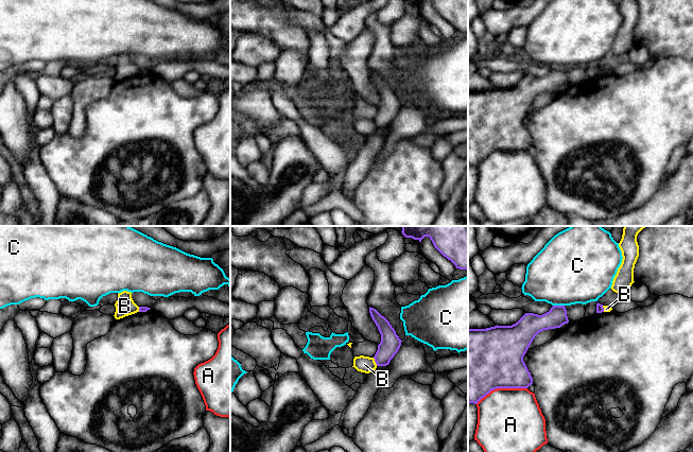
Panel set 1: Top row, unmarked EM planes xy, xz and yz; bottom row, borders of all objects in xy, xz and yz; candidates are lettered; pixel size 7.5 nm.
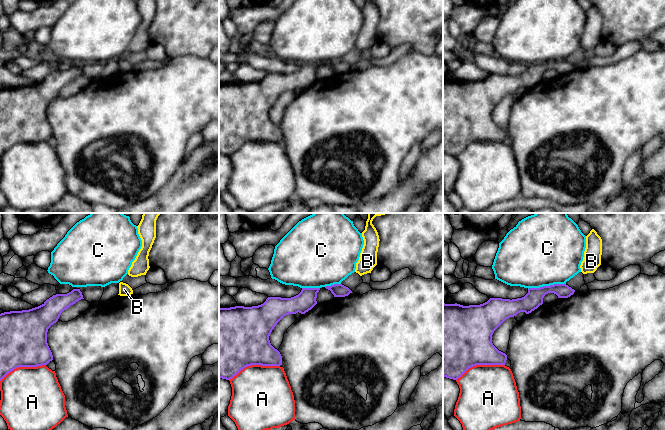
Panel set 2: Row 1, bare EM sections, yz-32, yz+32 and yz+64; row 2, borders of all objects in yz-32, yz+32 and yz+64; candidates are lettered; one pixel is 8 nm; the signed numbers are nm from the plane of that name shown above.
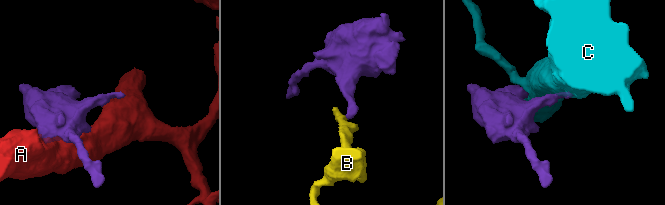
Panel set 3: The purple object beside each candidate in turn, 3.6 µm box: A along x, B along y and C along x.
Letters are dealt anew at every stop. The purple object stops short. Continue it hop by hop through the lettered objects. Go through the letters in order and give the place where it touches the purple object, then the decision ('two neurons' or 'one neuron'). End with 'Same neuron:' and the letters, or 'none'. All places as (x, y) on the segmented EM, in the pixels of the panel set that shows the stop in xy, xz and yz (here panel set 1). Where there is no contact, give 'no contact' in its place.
A: contact yz (501, 387); two neurons
B: contact xz (375, 361); two neurons
C: contact yz (558, 306); two neurons
Same neuron: none

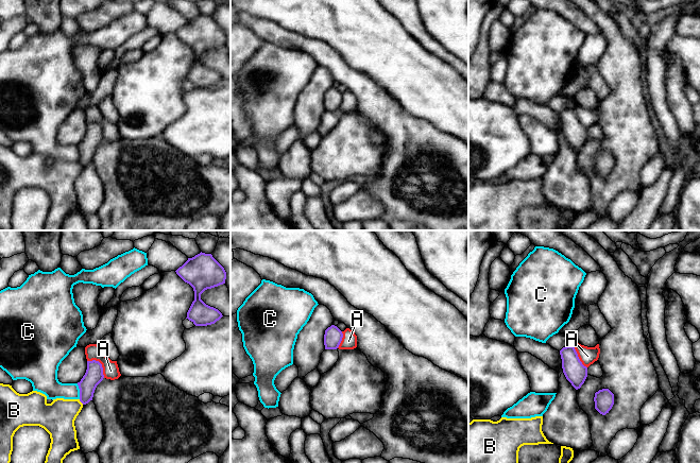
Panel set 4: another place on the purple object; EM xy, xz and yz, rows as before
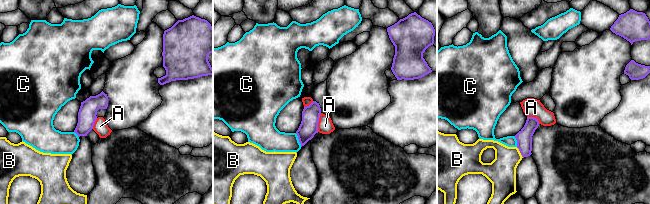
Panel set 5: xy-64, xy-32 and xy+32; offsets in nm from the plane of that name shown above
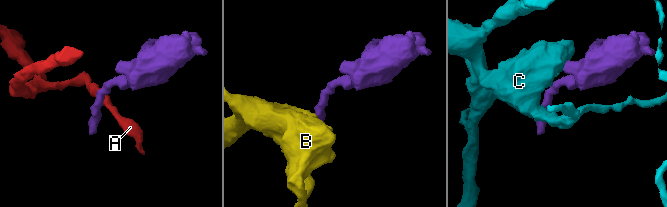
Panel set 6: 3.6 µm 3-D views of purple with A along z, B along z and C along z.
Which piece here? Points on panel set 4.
A: contact xy (101, 364); two neurons
B: contact xy (81, 401); two neurons
C: contact xy (80, 391); two neurons
Same neuron: none

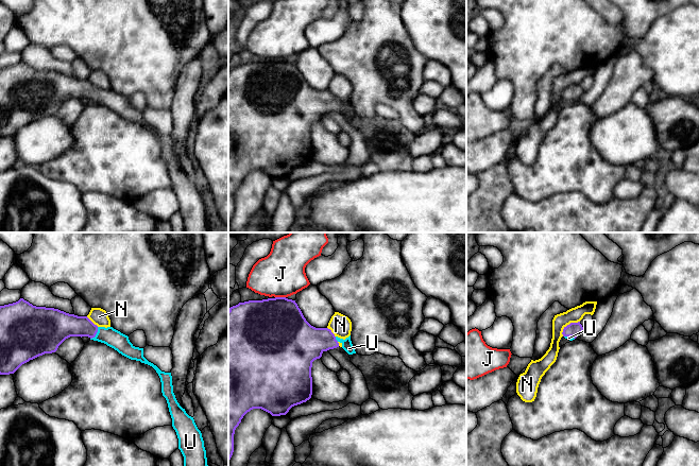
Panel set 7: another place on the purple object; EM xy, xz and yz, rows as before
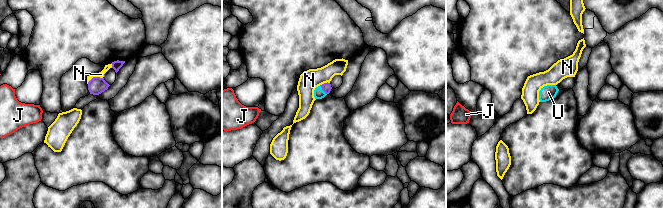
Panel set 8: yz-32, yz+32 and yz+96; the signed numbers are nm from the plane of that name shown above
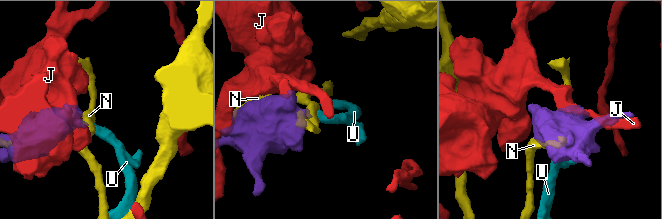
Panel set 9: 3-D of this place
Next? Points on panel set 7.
J: contact xz (280, 297); two neurons
N: contact yz (567, 325); two neurons
U: contact xy (96, 333); one neuron
Same neuron: U

